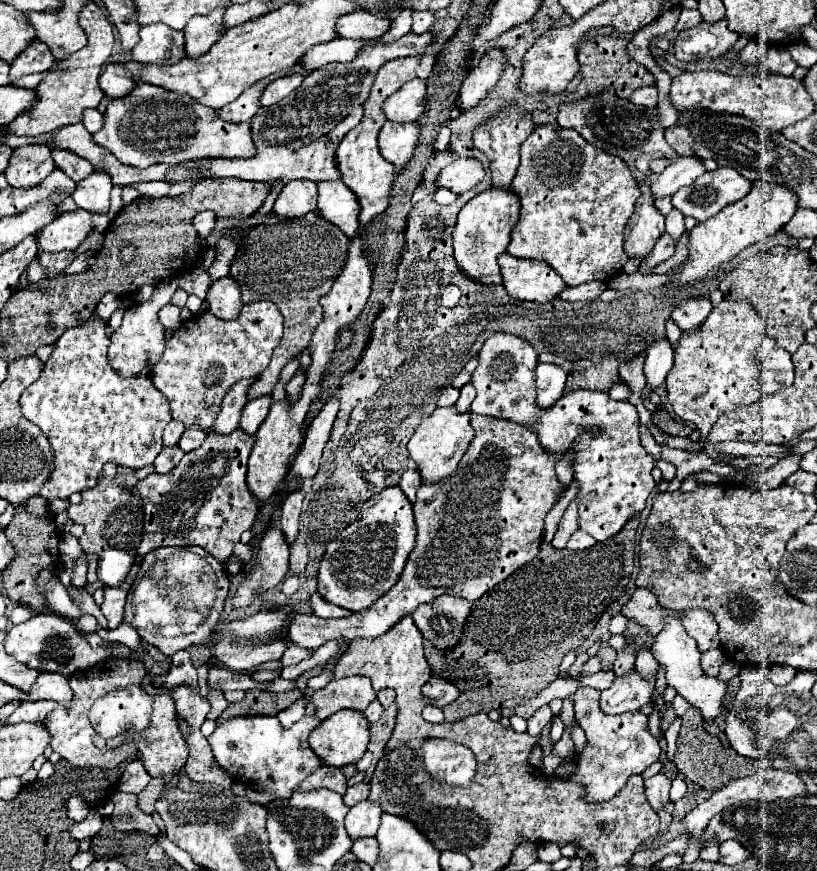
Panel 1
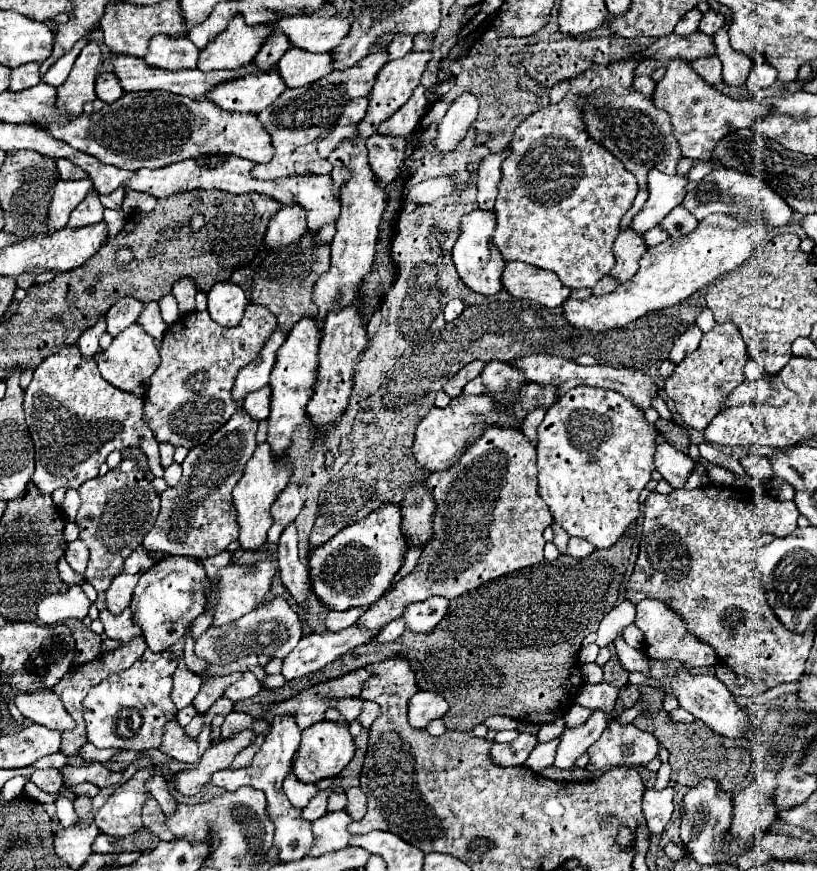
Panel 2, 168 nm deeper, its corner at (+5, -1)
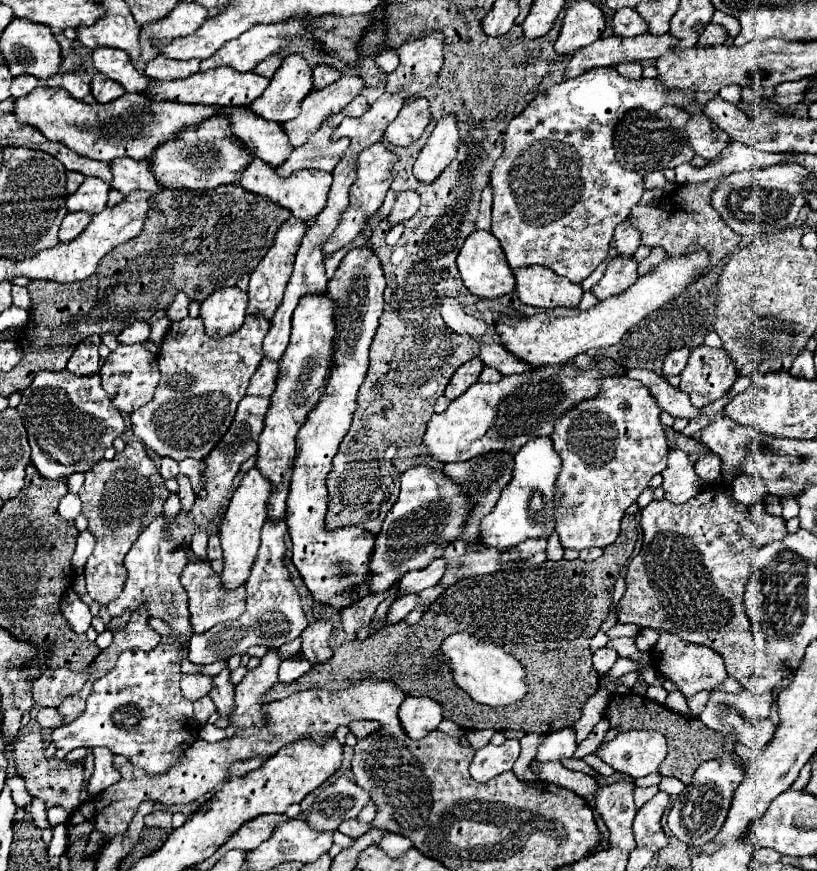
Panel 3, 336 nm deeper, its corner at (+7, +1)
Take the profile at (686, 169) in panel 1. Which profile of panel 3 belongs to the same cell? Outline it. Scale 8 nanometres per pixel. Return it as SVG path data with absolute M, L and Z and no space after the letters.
M621 222L617 228L615 228L615 234L613 234L613 244L617 248L617 256L633 256L635 250L639 248L641 244L641 236L637 236L637 230L635 228L629 228L629 224Z

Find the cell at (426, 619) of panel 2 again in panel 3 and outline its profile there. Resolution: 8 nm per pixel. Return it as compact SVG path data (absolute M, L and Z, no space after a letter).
M407 594L403 598L397 598L391 608L389 608L389 614L387 614L387 624L395 624L395 622L401 622L413 608L417 606L417 596L415 594Z

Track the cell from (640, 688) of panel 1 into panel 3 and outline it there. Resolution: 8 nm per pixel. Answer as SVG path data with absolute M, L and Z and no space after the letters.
M563 728L561 732L553 732L553 734L545 736L545 740L537 748L535 760L539 760L539 762L549 762L549 760L559 762L563 758L571 758L575 750L577 750L577 744L575 744L573 728Z

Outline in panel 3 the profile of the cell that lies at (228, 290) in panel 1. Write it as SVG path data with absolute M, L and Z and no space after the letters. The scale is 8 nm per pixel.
M221 288L201 304L201 320L211 338L223 338L243 326L247 294L239 288Z

